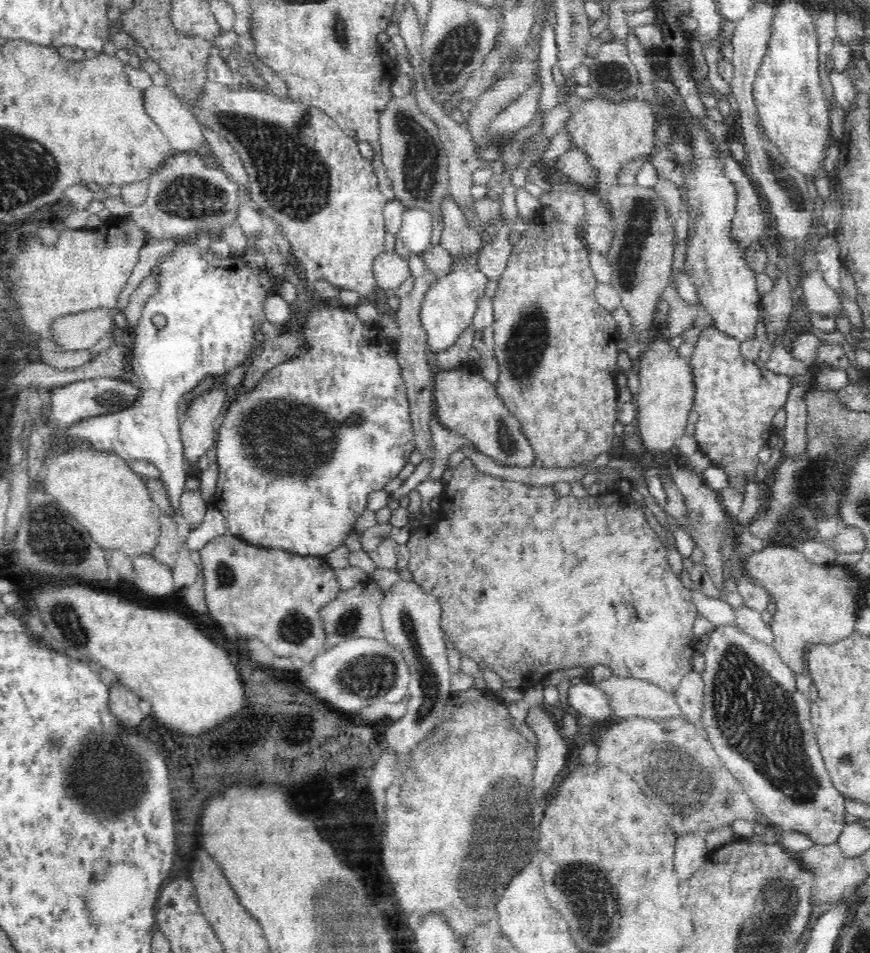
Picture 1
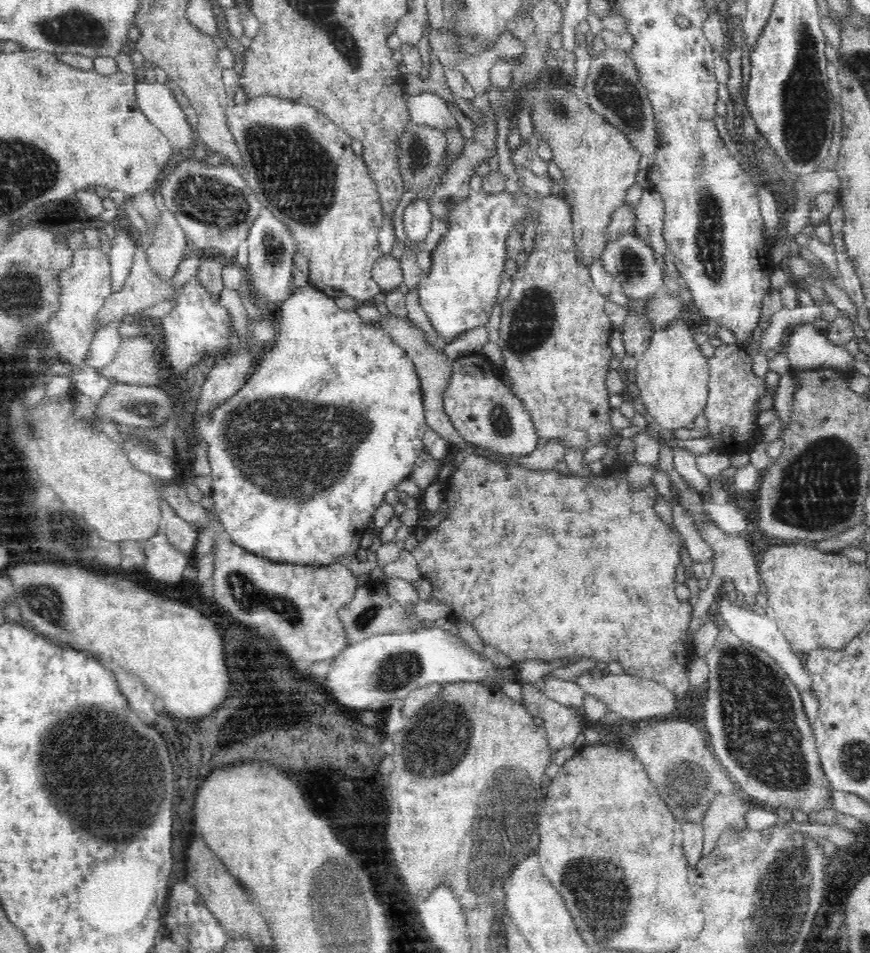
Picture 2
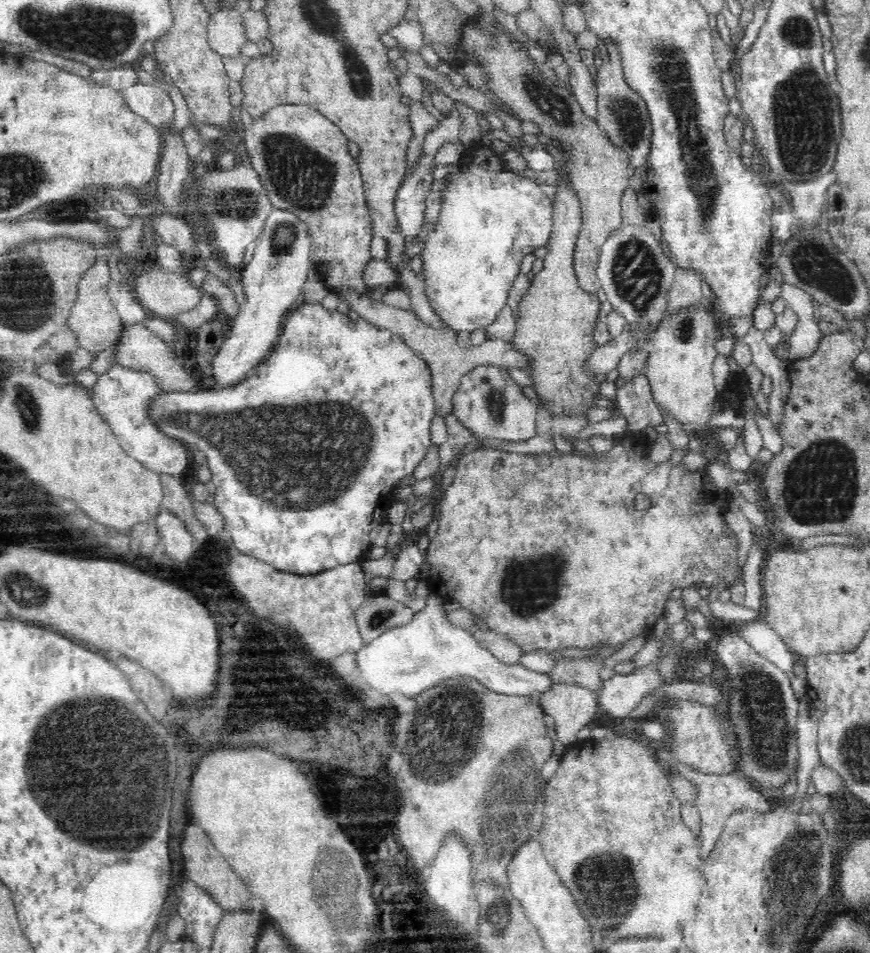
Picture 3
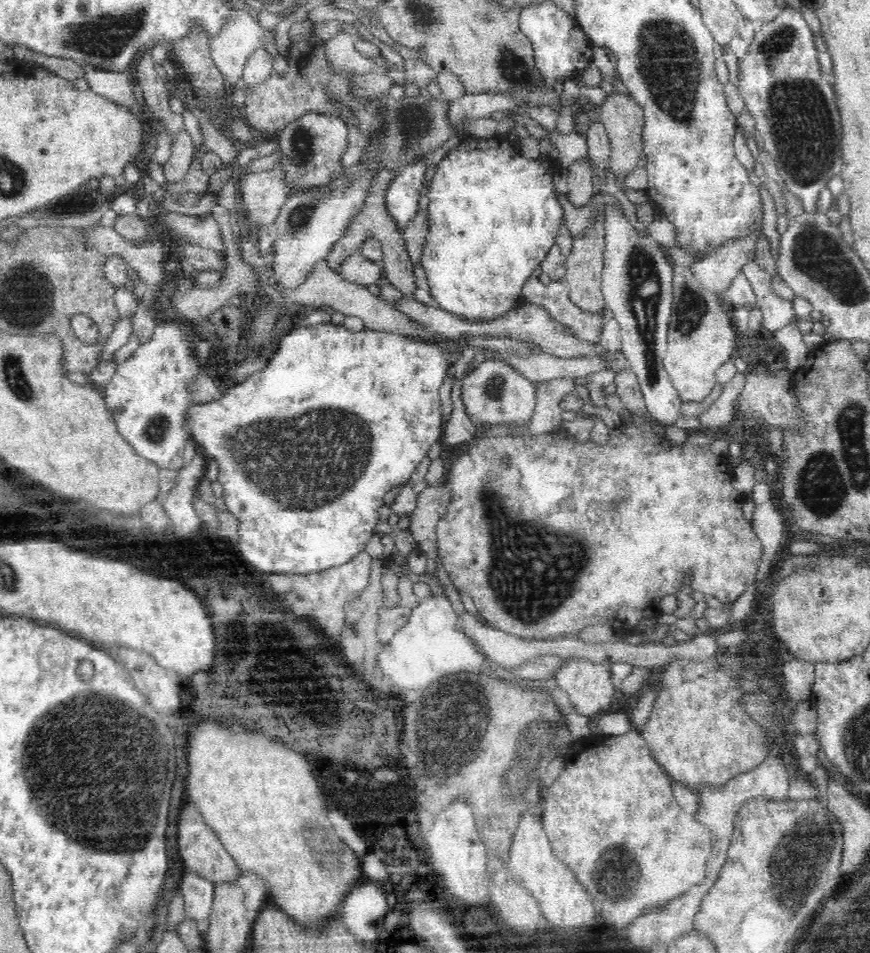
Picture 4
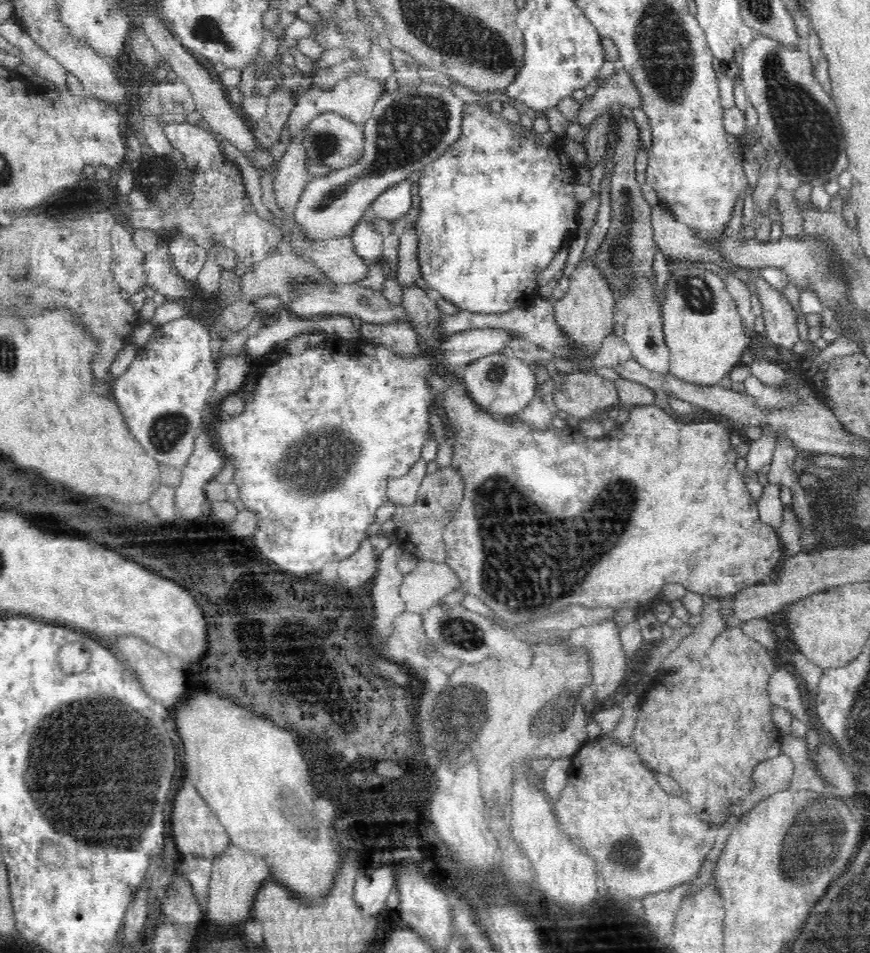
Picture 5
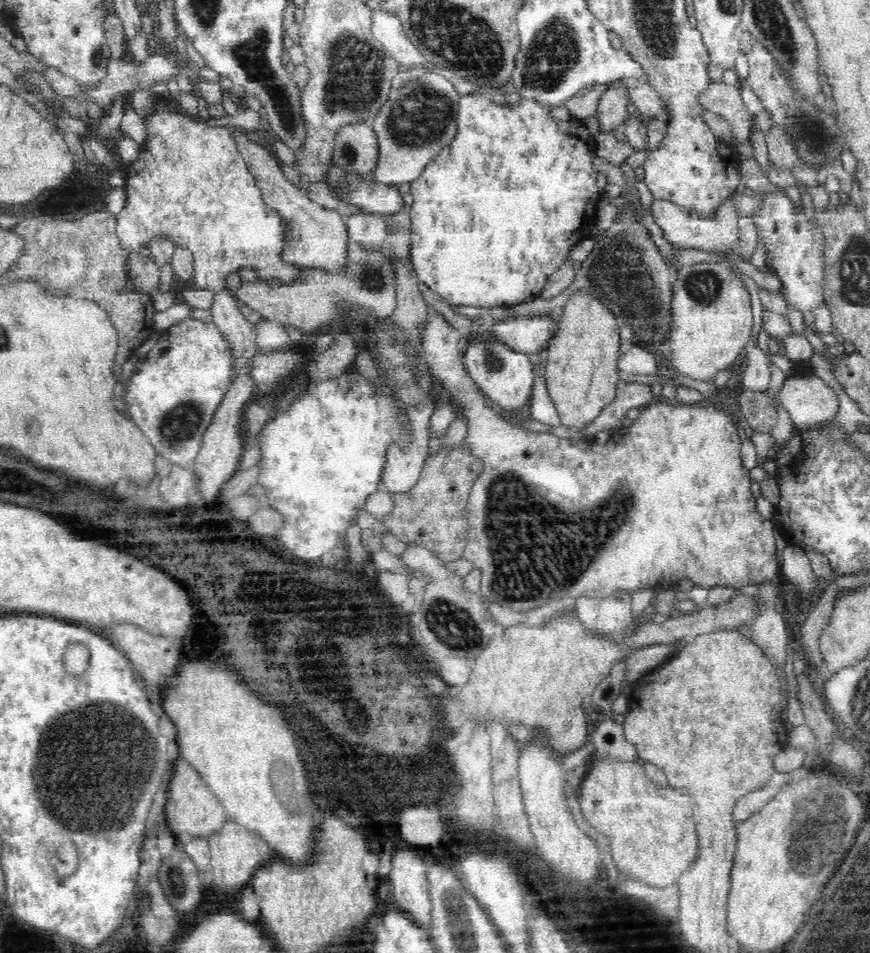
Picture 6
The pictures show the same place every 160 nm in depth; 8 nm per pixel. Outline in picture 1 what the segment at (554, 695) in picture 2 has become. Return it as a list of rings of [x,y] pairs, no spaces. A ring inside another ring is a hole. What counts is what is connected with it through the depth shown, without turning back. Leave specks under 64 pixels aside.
[[[587,678],[570,688],[564,700],[575,713],[594,718],[598,722],[606,722],[612,718],[618,719],[614,714],[613,700],[609,694]]]

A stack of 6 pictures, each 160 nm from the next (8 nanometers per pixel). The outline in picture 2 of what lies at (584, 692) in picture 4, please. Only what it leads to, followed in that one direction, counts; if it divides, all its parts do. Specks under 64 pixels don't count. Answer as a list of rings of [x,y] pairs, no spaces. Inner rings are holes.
[[[535,683],[521,686],[521,703],[524,708],[531,709],[532,714],[544,720],[544,730],[548,737],[548,751],[558,754],[573,746],[582,727],[583,715],[575,708],[559,704],[541,692]]]

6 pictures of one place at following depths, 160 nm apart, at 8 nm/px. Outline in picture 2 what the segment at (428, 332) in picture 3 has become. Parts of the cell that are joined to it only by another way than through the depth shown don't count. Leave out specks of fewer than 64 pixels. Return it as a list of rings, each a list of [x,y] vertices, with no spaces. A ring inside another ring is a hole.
[[[387,314],[382,316],[380,319],[380,326],[386,333],[390,333],[390,336],[400,345],[405,351],[406,354],[410,357],[410,360],[413,360],[413,366],[416,370],[417,376],[420,379],[422,395],[423,395],[423,407],[424,407],[424,416],[427,422],[427,427],[434,432],[438,432],[442,438],[444,438],[448,444],[454,445],[454,448],[458,452],[464,452],[468,456],[475,454],[476,456],[481,456],[486,460],[490,460],[496,465],[502,467],[520,467],[522,466],[517,462],[516,459],[506,456],[496,456],[496,454],[488,454],[484,450],[480,450],[478,445],[466,441],[465,438],[462,438],[462,435],[453,427],[451,420],[447,418],[446,413],[443,411],[443,400],[442,393],[449,381],[449,372],[451,371],[451,364],[453,363],[452,359],[449,359],[442,350],[436,350],[432,347],[429,341],[426,339],[425,333],[418,329],[410,320],[400,319],[392,314]]]

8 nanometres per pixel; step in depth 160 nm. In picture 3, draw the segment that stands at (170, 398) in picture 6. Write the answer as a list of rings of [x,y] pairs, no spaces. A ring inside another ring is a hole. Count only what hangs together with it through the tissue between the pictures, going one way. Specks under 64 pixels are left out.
[[[116,364],[110,366],[106,374],[98,375],[96,384],[89,390],[95,410],[109,425],[128,456],[135,458],[142,467],[159,476],[182,476],[188,468],[188,457],[191,452],[179,439],[168,438],[160,432],[147,418],[147,402],[158,391],[162,391],[155,385],[151,374],[136,372]]]

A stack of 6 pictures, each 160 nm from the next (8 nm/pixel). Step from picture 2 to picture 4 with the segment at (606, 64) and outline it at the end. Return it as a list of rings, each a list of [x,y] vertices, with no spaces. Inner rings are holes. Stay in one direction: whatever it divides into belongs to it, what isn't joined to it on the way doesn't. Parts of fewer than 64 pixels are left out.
[[[615,89],[614,92],[607,94],[606,100],[598,107],[610,141],[610,167],[621,182],[622,178],[638,167],[638,158],[643,153],[644,111],[642,105],[630,93],[624,94]]]

